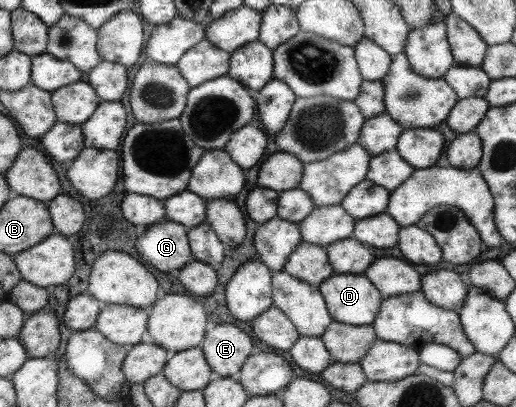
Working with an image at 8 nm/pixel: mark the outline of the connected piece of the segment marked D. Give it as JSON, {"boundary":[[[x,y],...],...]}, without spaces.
{"boundary":[[[333,273],[317,286],[331,320],[369,326],[377,317],[382,296],[363,274]]]}

